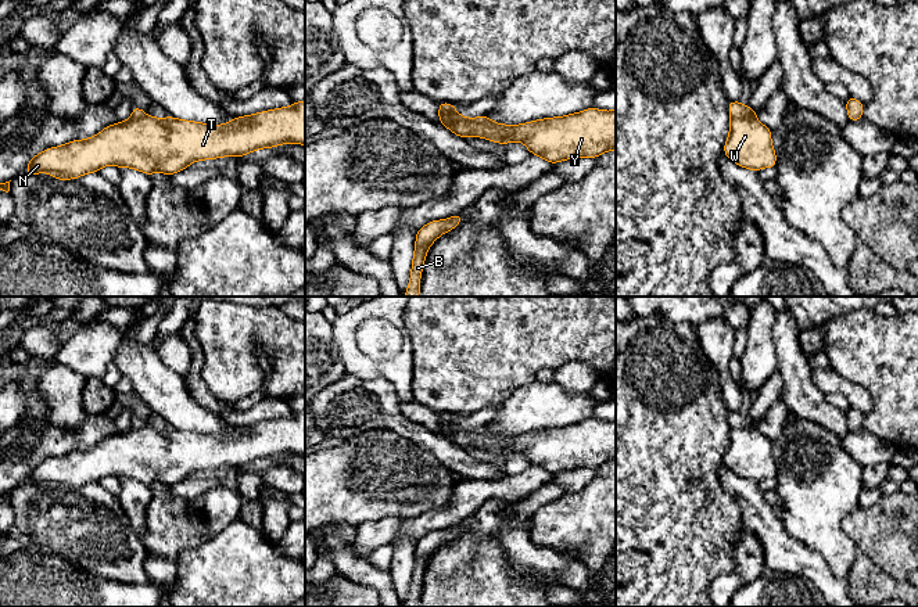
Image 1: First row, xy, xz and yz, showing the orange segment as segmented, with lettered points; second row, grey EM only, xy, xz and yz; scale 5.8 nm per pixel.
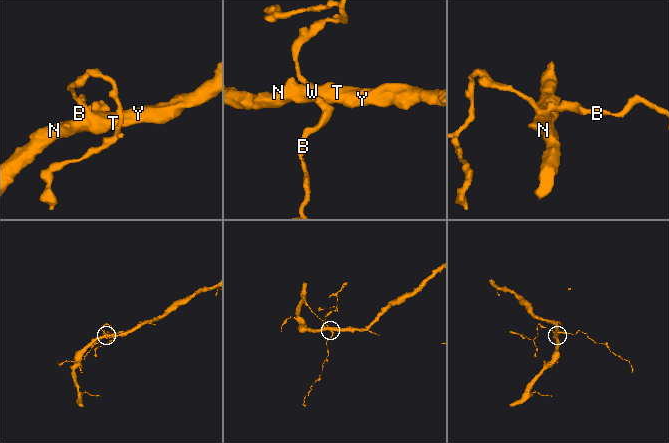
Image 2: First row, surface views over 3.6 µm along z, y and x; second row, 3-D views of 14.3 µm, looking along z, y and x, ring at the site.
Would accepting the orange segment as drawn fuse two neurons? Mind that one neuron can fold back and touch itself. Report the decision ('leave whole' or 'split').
split

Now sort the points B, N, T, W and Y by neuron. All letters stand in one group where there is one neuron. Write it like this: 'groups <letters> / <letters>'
groups B / N T W Y

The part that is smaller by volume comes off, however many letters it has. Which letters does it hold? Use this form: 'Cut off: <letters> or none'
Cut off: B

